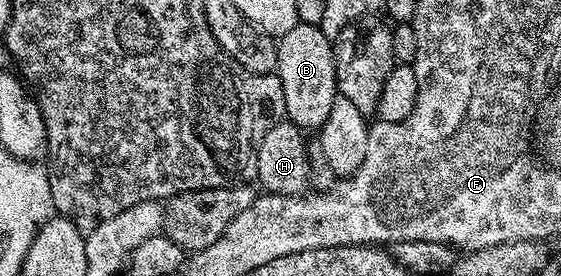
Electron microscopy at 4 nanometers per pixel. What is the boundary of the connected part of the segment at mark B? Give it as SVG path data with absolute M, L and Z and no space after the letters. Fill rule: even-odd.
M299 22L296 28L292 28L292 32L277 39L277 43L278 69L276 73L278 79L284 84L286 118L307 131L317 131L328 120L328 114L332 112L332 104L340 97L336 80L336 60L334 59L335 43L328 36L324 36L321 25L310 26L306 22Z

